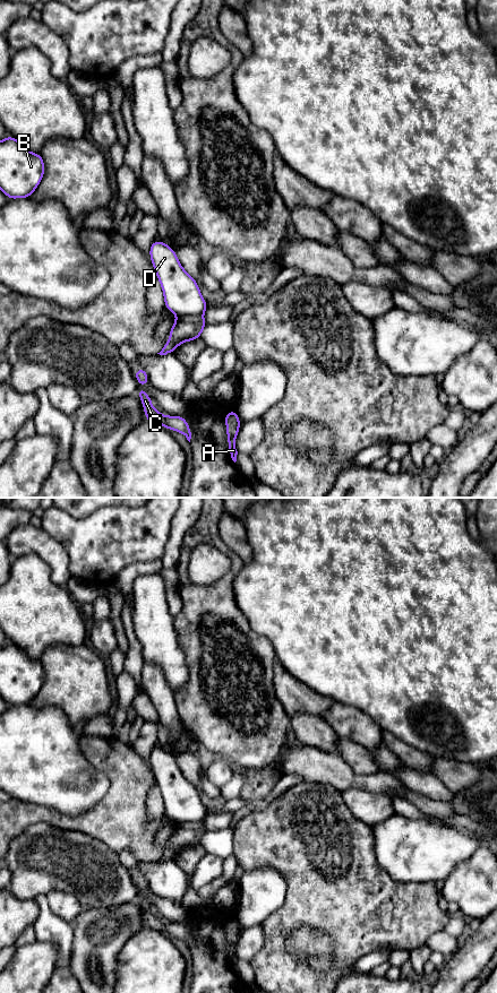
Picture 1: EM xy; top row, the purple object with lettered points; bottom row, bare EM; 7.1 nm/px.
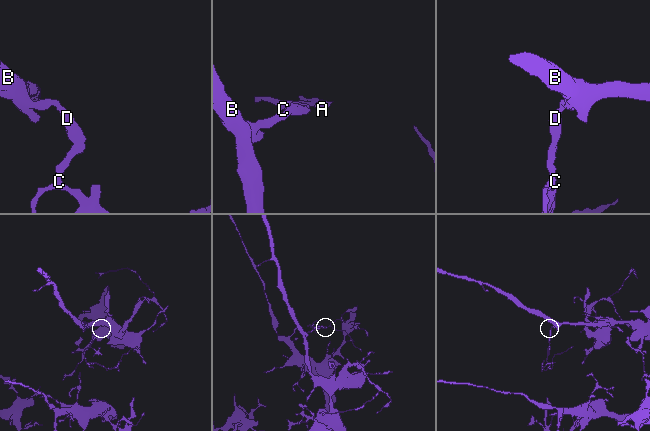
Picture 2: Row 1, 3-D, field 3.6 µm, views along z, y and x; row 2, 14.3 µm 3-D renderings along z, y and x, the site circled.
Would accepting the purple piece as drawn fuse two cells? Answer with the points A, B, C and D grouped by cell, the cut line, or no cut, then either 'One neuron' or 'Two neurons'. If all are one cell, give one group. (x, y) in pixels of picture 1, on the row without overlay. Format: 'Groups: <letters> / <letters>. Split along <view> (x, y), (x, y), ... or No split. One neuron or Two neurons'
Groups: A C / B D. Split along xy (202, 821), (182, 821), (178, 823). Two neurons

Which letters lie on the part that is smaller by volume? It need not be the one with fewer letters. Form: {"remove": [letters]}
{"remove": ["A", "C"]}

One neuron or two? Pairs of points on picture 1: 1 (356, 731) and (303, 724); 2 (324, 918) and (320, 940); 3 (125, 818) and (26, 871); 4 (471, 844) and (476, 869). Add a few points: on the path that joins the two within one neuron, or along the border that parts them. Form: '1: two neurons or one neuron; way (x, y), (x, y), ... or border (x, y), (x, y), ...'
1: one neuron; way (343, 731), (328, 730), (320, 724), (316, 724)
2: two neurons; border (296, 930), (324, 930), (335, 953)
3: two neurons; border (63, 829), (83, 831), (102, 840), (112, 851)
4: two neurons; border (480, 845), (466, 861), (461, 862), (453, 870)

